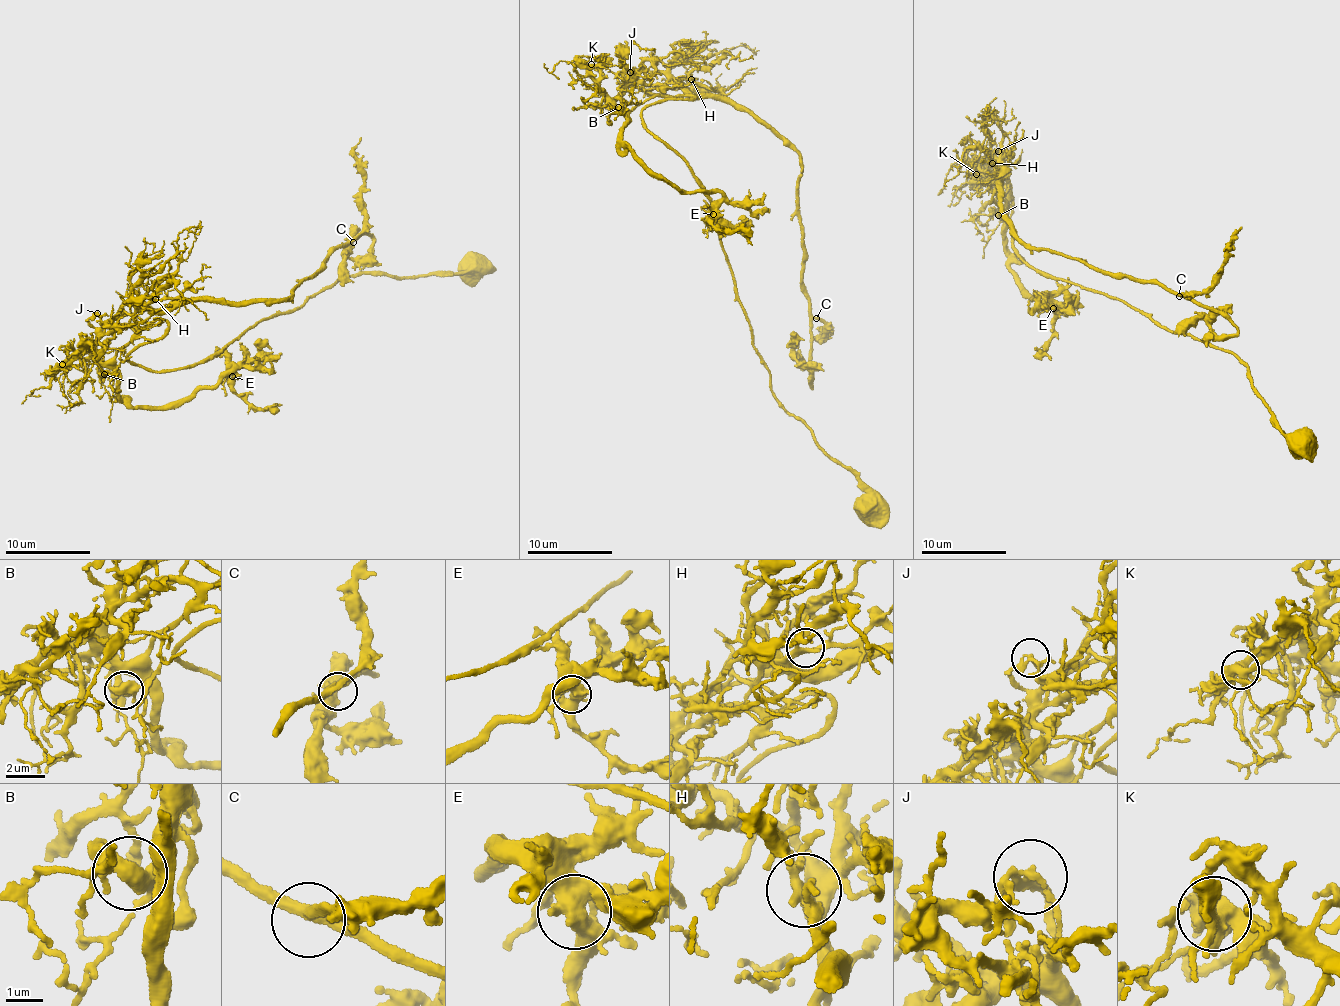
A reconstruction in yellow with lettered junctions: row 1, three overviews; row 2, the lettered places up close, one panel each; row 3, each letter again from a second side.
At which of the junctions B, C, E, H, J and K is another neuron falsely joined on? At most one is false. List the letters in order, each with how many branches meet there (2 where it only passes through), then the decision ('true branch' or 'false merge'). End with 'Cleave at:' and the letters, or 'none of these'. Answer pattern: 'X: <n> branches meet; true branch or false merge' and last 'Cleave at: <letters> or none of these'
B: 5 branches meet; true branch
C: 3 branches meet; true branch
E: 8 branches meet; true branch
H: 4 branches meet; true branch
J: 4 branches meet; false merge
K: 4 branches meet; true branch
Cleave at: J

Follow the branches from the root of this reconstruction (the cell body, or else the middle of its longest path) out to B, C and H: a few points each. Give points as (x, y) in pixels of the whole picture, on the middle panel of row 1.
B: (867, 510), (855, 476), (772, 390), (720, 240), (723, 196), (645, 171), (618, 107)
C: (867, 510), (772, 390), (710, 197), (646, 108), (741, 104), (791, 142), (816, 318)
H: (867, 510), (855, 476), (772, 390), (710, 197), (642, 115), (694, 97), (682, 81), (691, 79)

